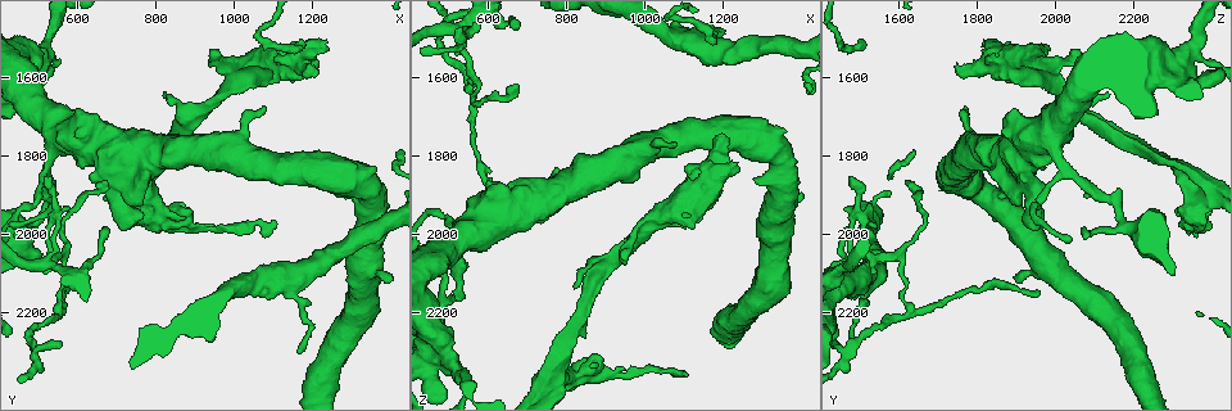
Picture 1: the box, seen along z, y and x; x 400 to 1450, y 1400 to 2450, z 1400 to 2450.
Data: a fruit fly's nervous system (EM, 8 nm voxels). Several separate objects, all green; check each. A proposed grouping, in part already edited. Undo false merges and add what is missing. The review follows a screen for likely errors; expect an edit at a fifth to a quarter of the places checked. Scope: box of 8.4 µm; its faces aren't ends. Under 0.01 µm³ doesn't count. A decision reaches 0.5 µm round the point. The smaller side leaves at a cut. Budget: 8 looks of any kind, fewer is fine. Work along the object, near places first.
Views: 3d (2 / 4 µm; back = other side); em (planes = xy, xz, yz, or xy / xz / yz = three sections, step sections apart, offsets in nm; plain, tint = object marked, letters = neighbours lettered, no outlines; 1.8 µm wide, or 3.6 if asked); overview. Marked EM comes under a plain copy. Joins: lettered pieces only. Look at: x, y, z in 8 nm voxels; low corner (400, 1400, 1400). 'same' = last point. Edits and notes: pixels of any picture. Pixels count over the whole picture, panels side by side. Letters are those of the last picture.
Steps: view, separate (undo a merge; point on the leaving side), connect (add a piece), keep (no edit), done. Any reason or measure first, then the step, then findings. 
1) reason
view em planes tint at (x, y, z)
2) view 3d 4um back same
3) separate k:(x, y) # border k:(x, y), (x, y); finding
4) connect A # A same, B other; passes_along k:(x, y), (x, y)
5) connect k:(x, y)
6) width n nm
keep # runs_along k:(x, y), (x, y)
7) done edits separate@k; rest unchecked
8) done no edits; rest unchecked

an open end
view 3d 4um at (945, 1560, 2070)

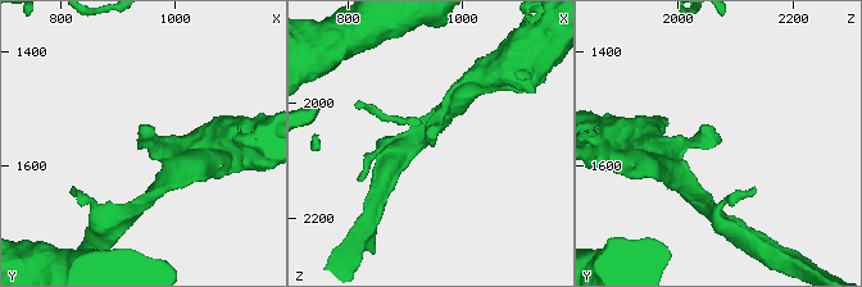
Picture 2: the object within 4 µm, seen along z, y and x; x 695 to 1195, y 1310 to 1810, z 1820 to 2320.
view em 3.6um planes letters at (950, 1555, 2075)

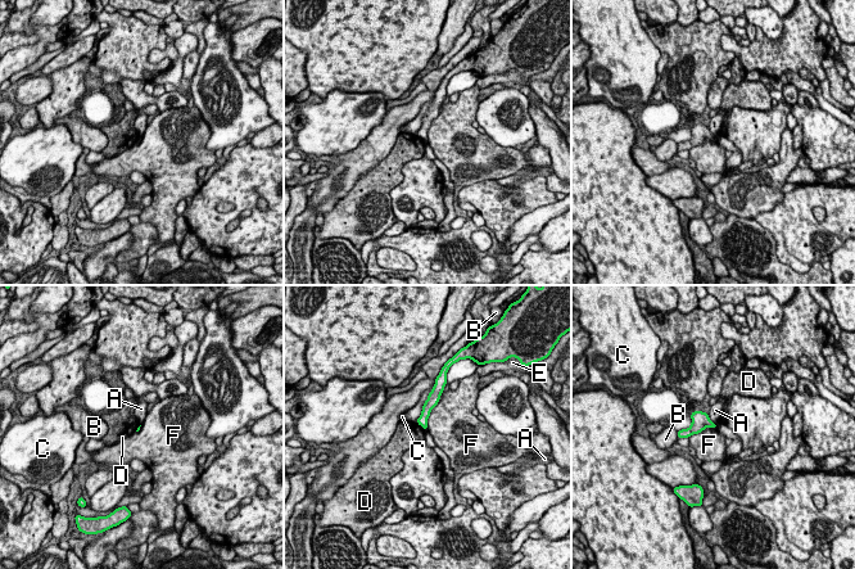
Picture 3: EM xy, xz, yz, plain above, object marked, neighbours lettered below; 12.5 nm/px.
keep # A other, B other, C other, D other, E other, F other; no lettered piece goes on from it

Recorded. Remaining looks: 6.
calibre changes
view em 3.6um planes tint at (495, 1545, 2310)

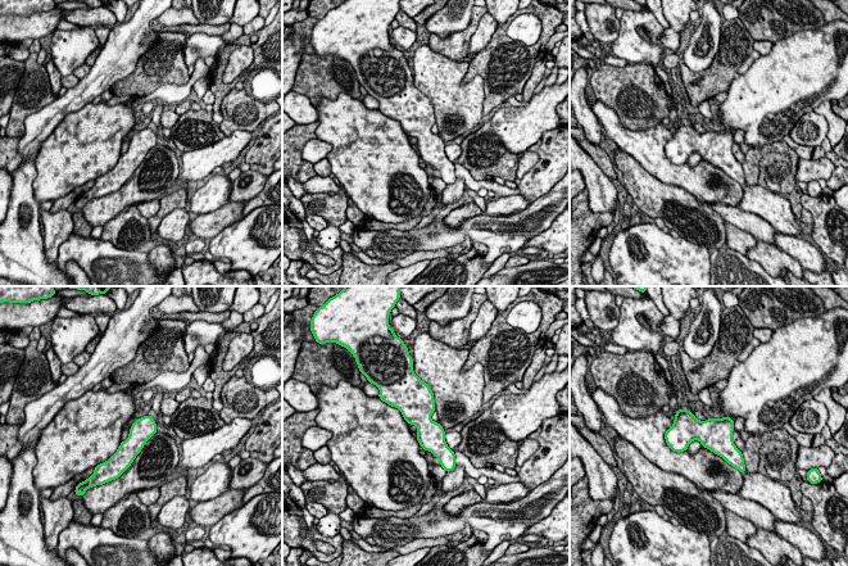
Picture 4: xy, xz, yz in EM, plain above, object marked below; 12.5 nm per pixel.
what lies round it
view em 3.6um planes letters same

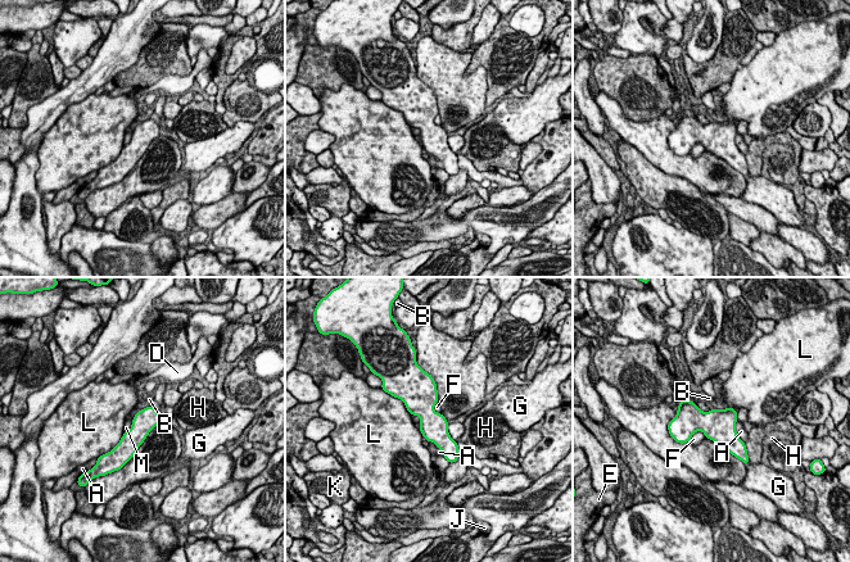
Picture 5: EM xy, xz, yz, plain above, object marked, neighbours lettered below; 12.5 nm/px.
keep # A other, B other, D other, E other, F other, G other, H other, J other, K other, L other, M other; border 5:(693, 402), (702, 411), (710, 409); all the same neuron

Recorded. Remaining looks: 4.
an open end
view 3d 4um at (720, 1870, 2360)

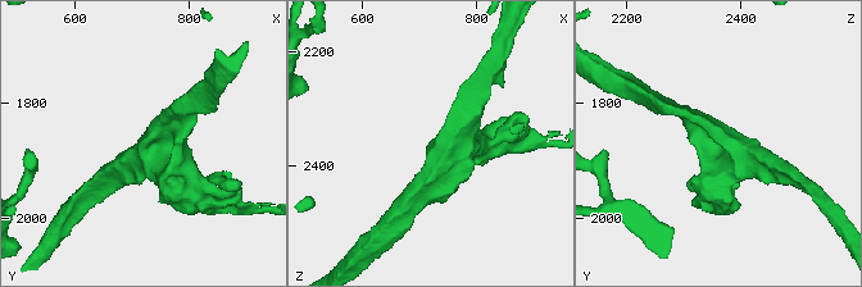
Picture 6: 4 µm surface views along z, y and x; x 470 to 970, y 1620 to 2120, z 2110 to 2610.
shape alone is not enough
view em planes letters at (715, 1865, 2365)

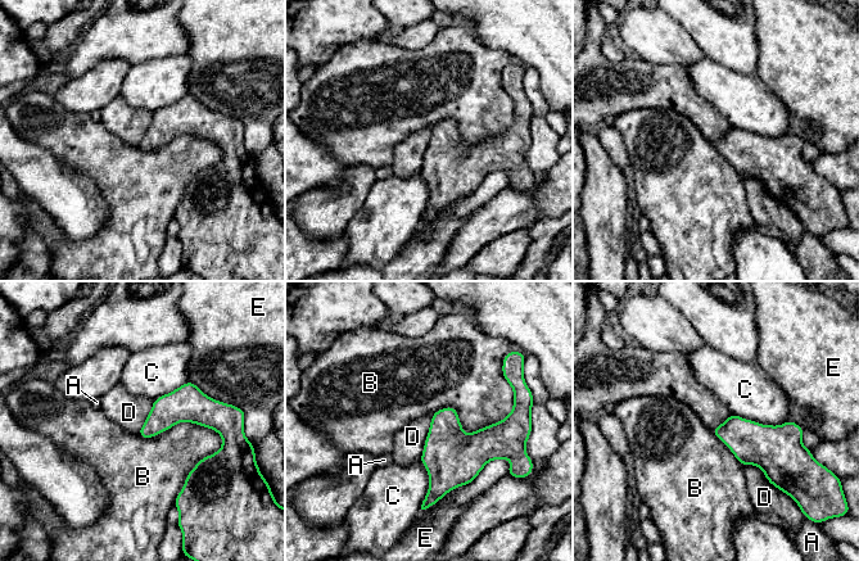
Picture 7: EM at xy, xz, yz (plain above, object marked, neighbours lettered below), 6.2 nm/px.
keep # A other, B other, C other, D other, E other; border 7:(433, 414), (424, 451), (419, 458); none of them fits

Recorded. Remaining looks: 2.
done no edits; rest unchecked

